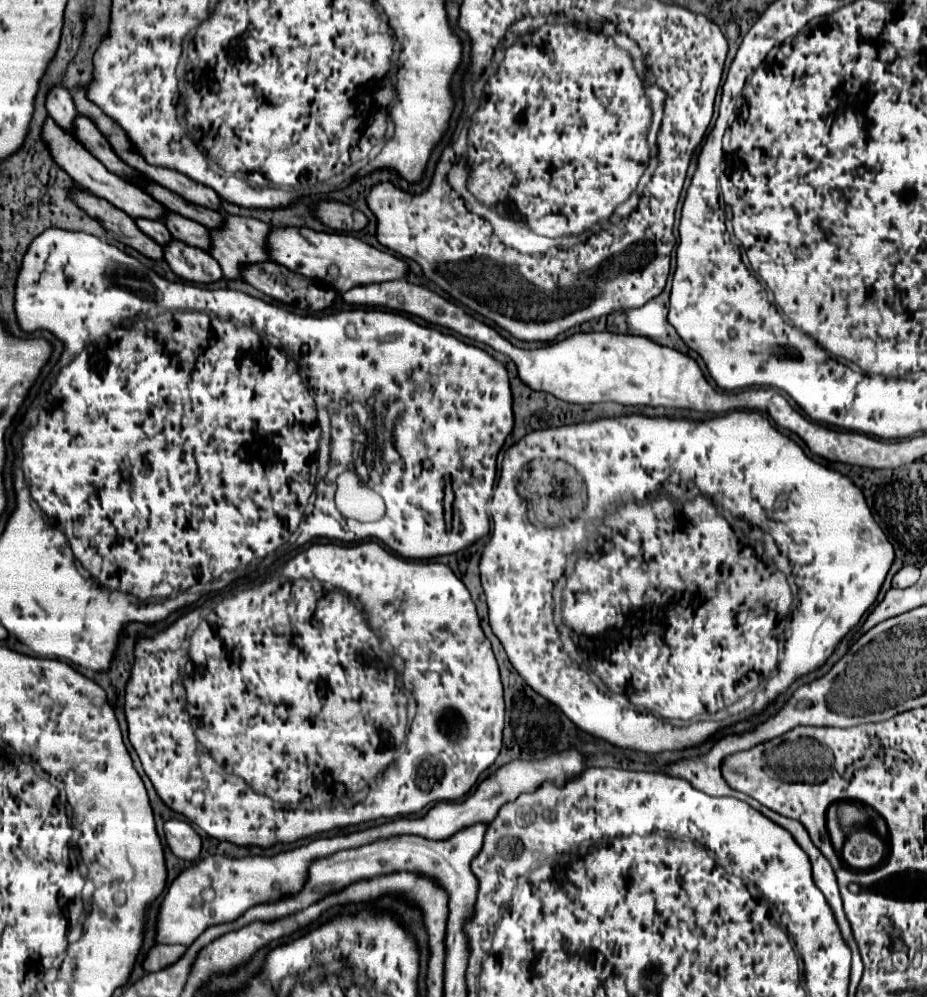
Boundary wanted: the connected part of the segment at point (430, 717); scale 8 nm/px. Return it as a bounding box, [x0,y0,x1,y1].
[125,540,505,850]

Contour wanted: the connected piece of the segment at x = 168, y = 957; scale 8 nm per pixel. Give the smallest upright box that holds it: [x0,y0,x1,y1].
[143,944,187,972]

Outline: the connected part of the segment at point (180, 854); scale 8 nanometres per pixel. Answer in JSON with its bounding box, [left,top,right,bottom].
[165,820,201,860]

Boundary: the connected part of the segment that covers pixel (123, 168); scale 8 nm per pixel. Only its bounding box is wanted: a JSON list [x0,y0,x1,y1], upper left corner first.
[75,116,149,184]

